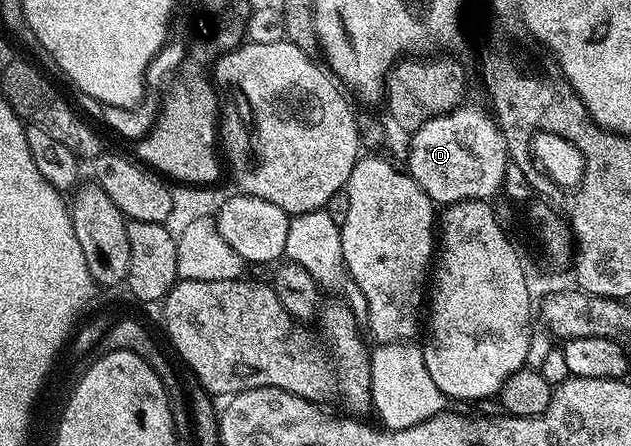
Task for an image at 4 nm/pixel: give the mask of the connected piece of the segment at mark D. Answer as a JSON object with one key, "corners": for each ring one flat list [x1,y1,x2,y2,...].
{"corners":[[464,104,448,114,438,114,421,124,410,135,411,151,407,154,410,176,436,204,491,200,503,189,505,168,509,161,507,145,499,124,479,106]]}

